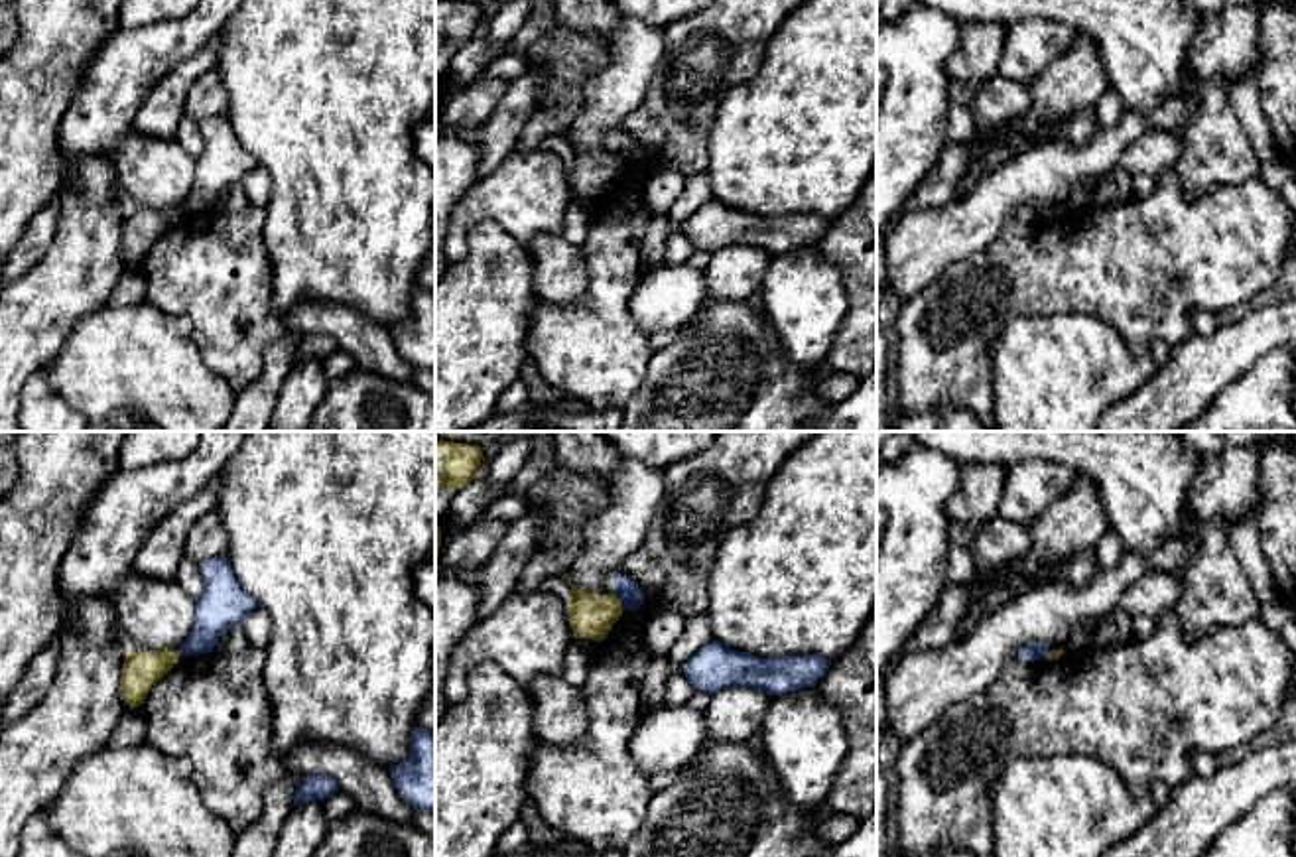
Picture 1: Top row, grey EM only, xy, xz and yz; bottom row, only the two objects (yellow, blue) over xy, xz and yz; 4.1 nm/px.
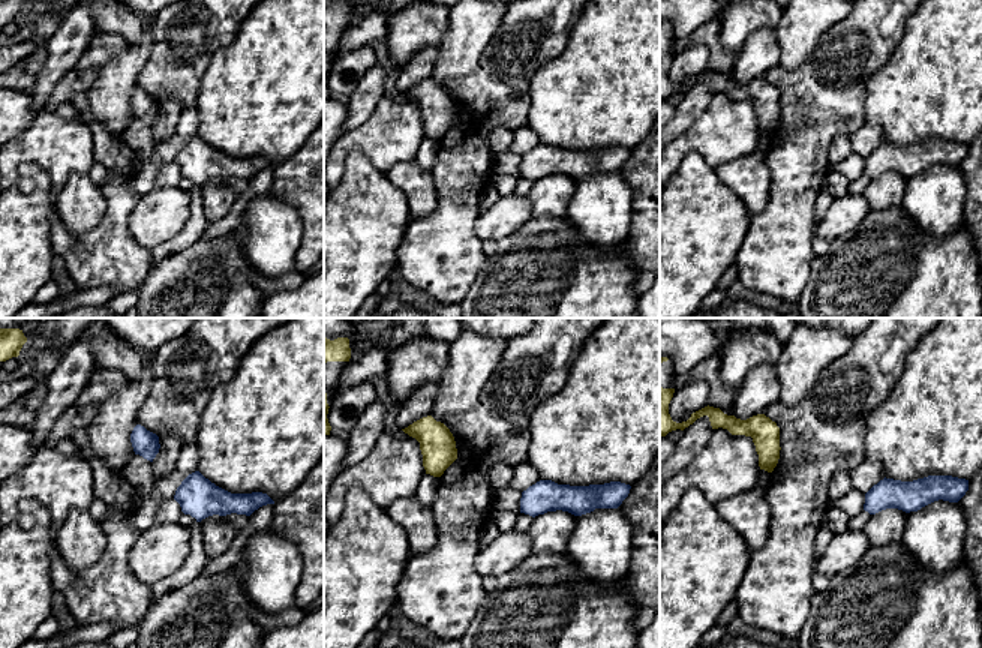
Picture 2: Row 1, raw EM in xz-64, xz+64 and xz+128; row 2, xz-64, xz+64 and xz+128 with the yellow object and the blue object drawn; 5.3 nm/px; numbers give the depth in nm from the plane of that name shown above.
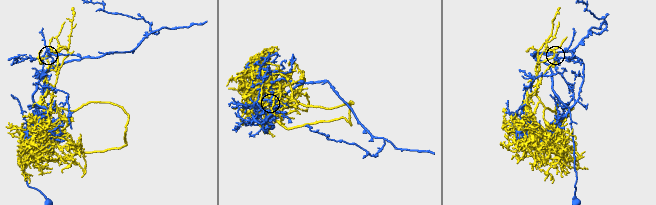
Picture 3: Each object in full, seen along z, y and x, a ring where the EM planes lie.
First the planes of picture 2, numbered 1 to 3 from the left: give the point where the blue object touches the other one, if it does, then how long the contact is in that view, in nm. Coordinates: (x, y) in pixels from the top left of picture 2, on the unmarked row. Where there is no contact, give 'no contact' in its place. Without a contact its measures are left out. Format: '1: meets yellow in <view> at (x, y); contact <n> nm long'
1: no contact
2: no contact
3: no contact

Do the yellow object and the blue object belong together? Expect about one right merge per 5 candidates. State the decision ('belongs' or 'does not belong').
does not belong

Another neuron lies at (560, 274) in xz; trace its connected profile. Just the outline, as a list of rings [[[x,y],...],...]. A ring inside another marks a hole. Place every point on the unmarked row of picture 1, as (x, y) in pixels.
[[[542,232],[526,246],[534,264],[534,286],[540,303],[565,305],[583,297],[589,272],[581,246],[563,234]]]

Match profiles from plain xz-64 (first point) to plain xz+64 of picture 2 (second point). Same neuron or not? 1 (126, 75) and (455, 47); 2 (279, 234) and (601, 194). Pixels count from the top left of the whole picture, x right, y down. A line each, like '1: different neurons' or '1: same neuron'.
1: same neuron
2: same neuron

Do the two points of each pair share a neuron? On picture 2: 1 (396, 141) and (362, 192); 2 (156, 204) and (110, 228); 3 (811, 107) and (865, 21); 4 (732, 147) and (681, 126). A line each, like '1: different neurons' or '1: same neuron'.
1: different neurons
2: different neurons
3: same neuron
4: different neurons

